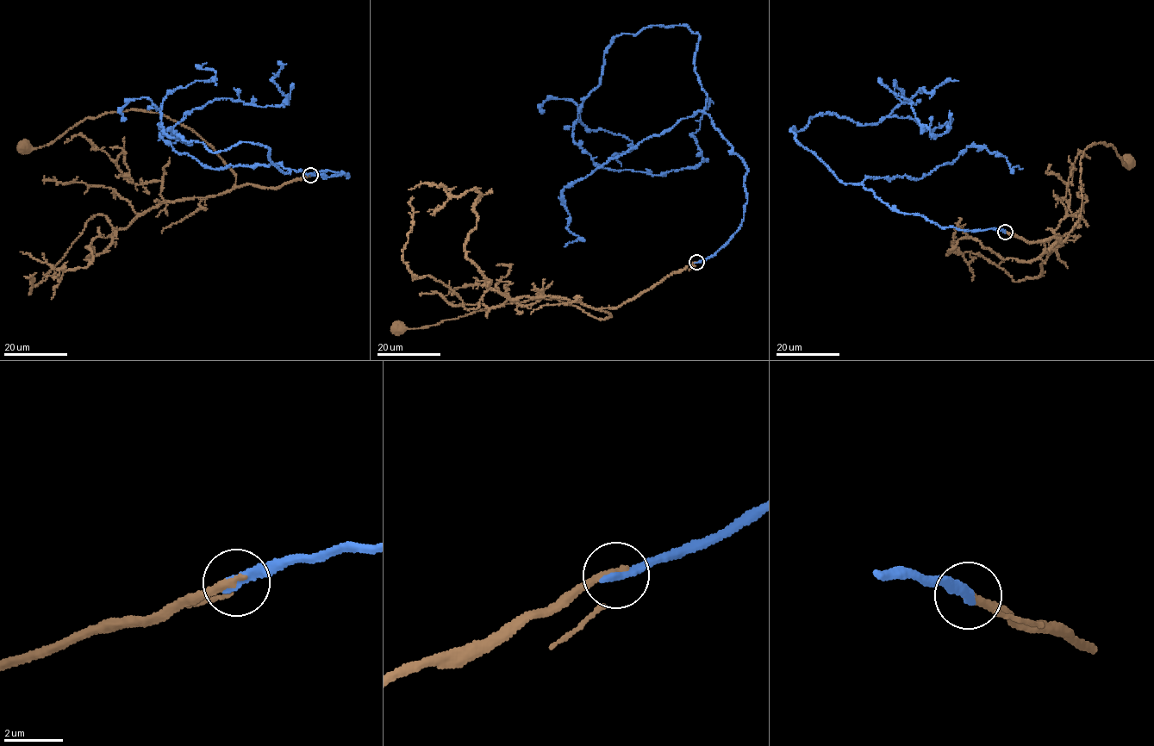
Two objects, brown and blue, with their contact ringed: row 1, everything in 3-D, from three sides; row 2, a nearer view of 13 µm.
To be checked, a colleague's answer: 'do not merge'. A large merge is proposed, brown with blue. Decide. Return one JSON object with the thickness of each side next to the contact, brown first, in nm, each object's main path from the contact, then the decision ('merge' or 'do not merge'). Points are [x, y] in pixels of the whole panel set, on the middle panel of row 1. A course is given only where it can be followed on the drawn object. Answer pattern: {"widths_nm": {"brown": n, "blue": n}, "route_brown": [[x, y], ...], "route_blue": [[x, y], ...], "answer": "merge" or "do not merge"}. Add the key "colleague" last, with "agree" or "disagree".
{"widths_nm": {"brown": 240, "blue": 340}, "route_brown": [[696, 263], [620, 306], [600, 309], [611, 315], [603, 319], [544, 298], [500, 304], [425, 327], [399, 327]], "route_blue": [[696, 263], [747, 167], [697, 33], [615, 35], [573, 127], [662, 175], [701, 162], [707, 98]], "answer": "merge", "colleague": "disagree"}

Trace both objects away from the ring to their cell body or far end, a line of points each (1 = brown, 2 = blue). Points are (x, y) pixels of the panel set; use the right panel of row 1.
1: (1005, 232), (1029, 242), (1053, 237), (1063, 241), (1082, 208), (1083, 152), (1105, 143), (1127, 163)
2: (1005, 232), (901, 213), (797, 141), (793, 126), (832, 113), (950, 118), (947, 132), (879, 77)

